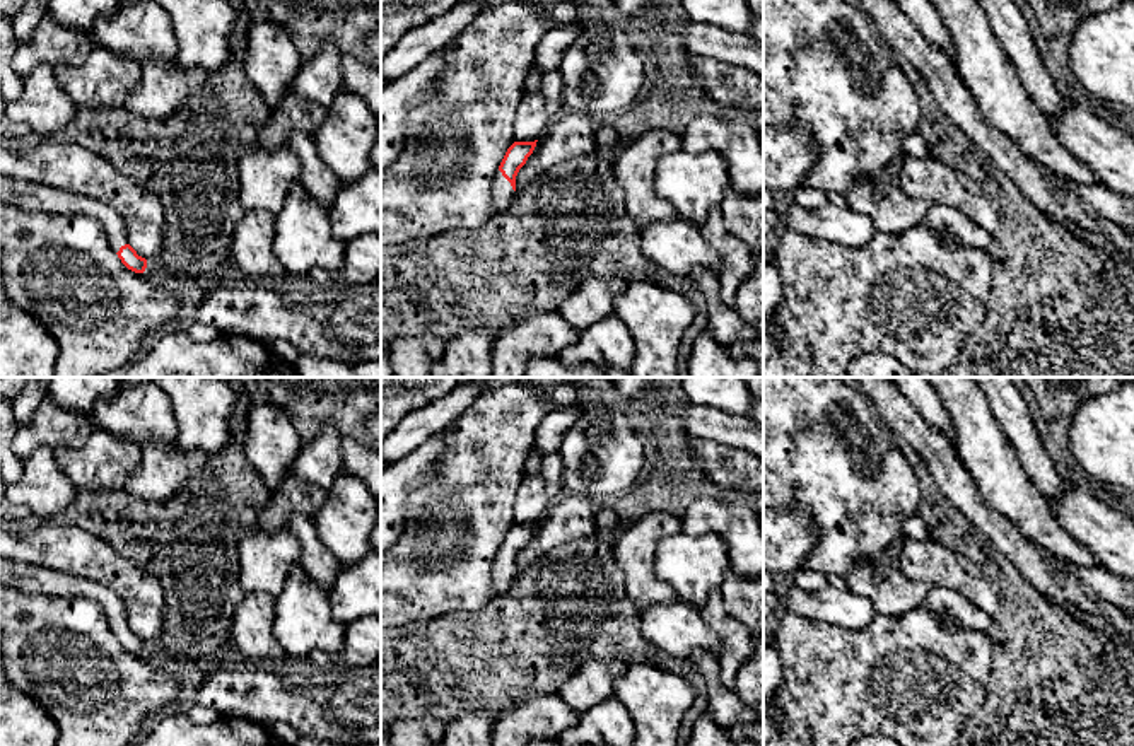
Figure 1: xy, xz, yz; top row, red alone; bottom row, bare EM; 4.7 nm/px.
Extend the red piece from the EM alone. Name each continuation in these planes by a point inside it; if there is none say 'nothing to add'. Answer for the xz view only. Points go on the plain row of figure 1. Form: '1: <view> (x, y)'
1: xz (502, 574)

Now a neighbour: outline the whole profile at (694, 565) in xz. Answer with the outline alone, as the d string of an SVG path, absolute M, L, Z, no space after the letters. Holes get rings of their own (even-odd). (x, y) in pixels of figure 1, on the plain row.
M675 533L658 545L656 574L678 599L702 609L709 594L722 586L729 567L728 546L717 533Z

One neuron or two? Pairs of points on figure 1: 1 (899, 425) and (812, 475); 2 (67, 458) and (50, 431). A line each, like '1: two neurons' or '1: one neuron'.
1: two neurons
2: two neurons

